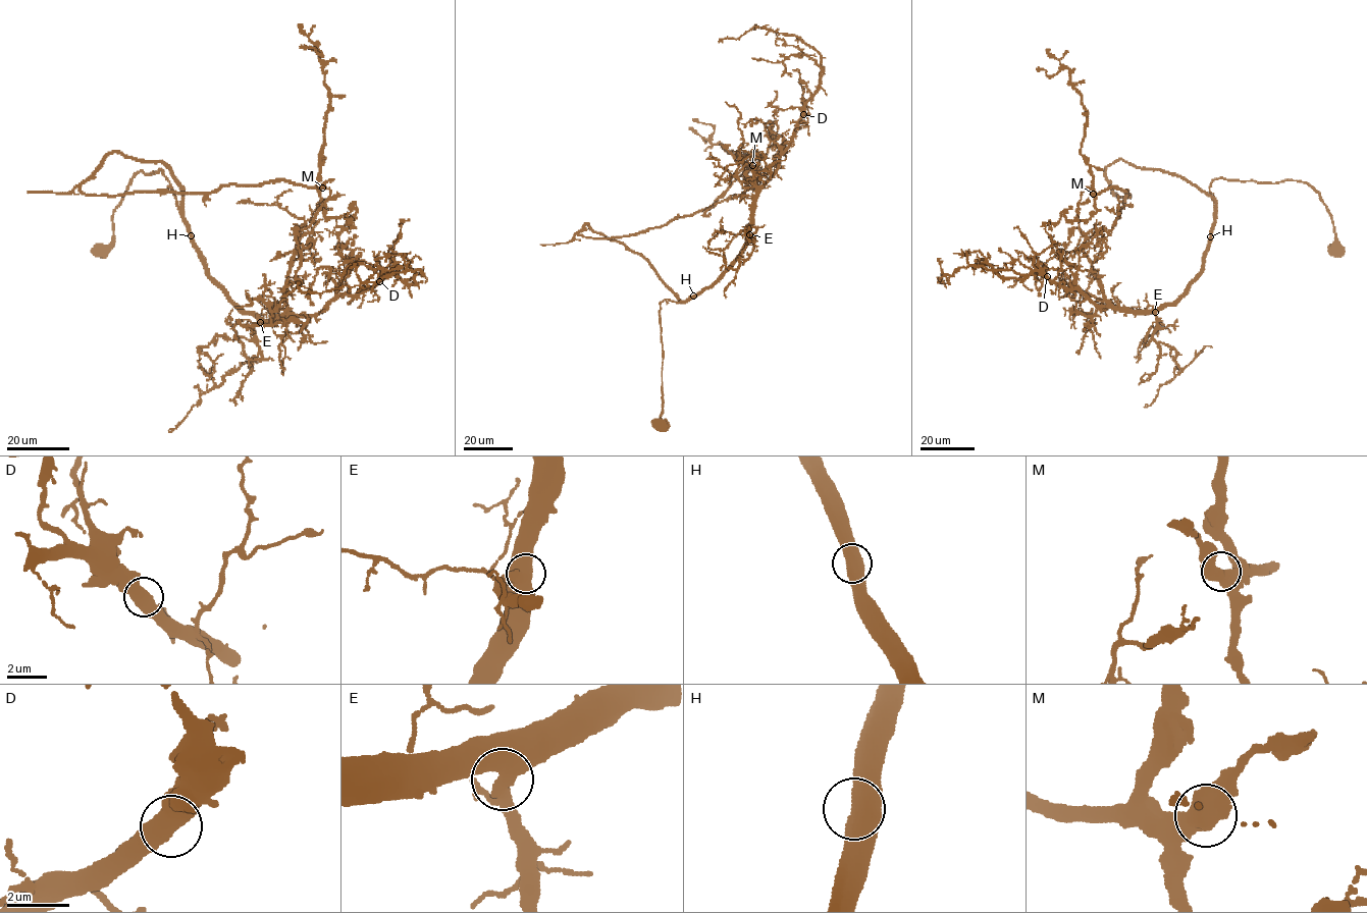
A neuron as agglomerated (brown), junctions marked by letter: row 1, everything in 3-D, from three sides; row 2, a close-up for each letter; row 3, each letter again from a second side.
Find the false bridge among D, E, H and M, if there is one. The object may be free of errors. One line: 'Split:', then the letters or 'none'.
Split: none

